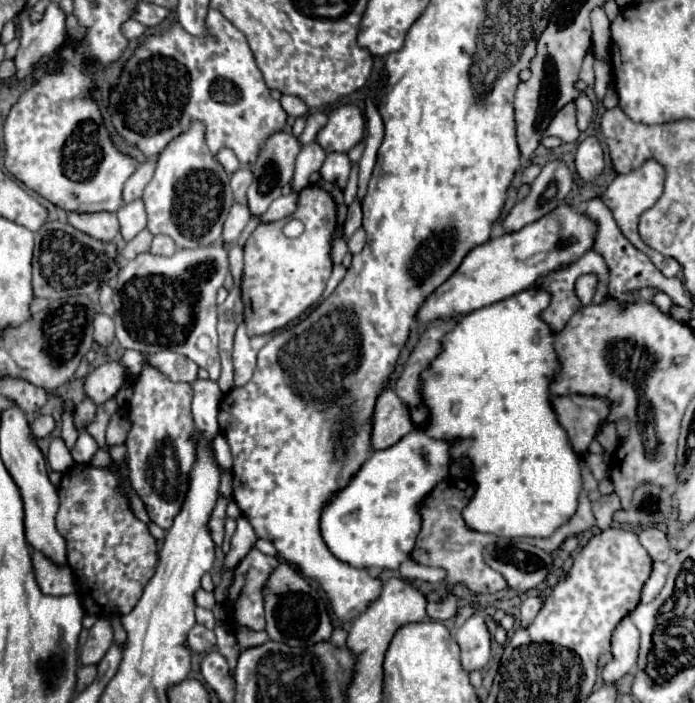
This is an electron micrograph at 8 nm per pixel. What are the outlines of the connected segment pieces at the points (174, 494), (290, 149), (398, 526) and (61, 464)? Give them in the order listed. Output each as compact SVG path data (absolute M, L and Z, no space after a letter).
M145 363L133 383L133 395L127 403L127 419L131 423L125 441L129 455L127 477L145 503L149 519L161 529L169 529L175 515L181 511L189 491L189 475L197 461L199 431L193 423L191 399L193 391L189 383L175 383L157 367Z
M277 131L277 133L273 133L271 137L267 137L263 141L263 147L259 151L257 161L253 165L249 165L251 171L253 171L253 177L255 177L251 187L249 187L249 193L247 193L247 197L249 197L249 211L251 211L253 217L261 217L267 211L267 207L277 197L281 197L283 185L287 185L291 181L291 177L293 177L295 157L301 151L301 147L303 147L301 141L293 133L287 133L287 131Z
M415 429L405 435L399 443L389 449L375 451L351 477L347 487L337 491L321 513L321 535L327 543L329 551L347 565L359 569L391 569L397 571L399 565L409 559L411 547L415 545L415 537L421 529L419 503L421 499L447 477L449 467L449 443L427 437L423 431Z
M61 437L51 439L51 447L49 447L49 453L47 453L47 461L49 461L51 469L53 471L59 471L59 473L67 471L75 463L73 457L71 457L71 451L65 447L65 443L63 443Z

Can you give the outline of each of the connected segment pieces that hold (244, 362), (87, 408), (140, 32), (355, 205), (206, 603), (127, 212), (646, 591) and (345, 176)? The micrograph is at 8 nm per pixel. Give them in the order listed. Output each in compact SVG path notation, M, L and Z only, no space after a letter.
M245 323L239 325L235 333L235 347L233 347L233 367L235 367L235 387L245 385L253 371L255 371L255 359L259 347L263 347L269 341L269 337L247 337Z
M83 399L83 403L75 409L75 413L73 413L73 421L75 421L75 427L77 427L77 431L83 431L93 419L95 419L95 405L93 405L93 401L89 401L89 399Z
M129 19L127 23L123 23L123 27L121 27L121 31L123 31L123 35L127 37L127 39L139 39L139 37L143 37L145 35L145 25L141 25L139 21L135 21L135 19Z
M355 199L351 205L349 205L349 213L347 213L347 219L343 223L343 239L349 241L351 235L361 227L361 203Z
M199 588L197 590L197 593L195 594L195 600L196 598L197 598L197 606L200 606L200 607L211 609L216 604L214 593L206 592L202 588Z
M137 199L129 205L123 205L119 211L117 211L117 219L119 219L119 225L121 225L121 235L125 241L131 241L139 231L145 229L147 225L147 217L145 217L145 207L143 207L143 201Z
M655 561L653 563L653 571L651 571L651 577L643 585L641 595L653 595L653 599L655 599L659 595L659 591L663 589L667 575L669 575L669 565L663 563L663 561Z
M329 153L319 175L325 181L333 181L341 189L345 189L349 179L349 171L351 171L351 161L349 161L347 153Z

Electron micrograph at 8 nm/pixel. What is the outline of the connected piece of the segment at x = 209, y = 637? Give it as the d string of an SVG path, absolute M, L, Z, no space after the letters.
M195 625L195 627L189 631L189 635L187 635L187 639L185 639L185 645L187 645L187 649L189 649L191 653L201 655L201 653L205 653L207 649L211 649L211 647L215 645L215 633L213 633L211 629L203 627L203 625Z

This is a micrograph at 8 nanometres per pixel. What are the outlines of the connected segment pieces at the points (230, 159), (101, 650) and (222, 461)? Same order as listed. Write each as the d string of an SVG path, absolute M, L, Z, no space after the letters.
M221 149L221 151L217 153L217 161L223 165L223 169L227 171L227 175L233 175L233 173L241 167L241 163L237 161L237 157L233 155L231 149Z
M99 619L91 629L85 645L79 649L79 661L81 665L97 665L101 657L107 653L107 649L113 643L113 629L111 623L105 619Z
M219 433L213 440L213 449L218 465L225 471L231 471L232 455L229 445L222 433Z

